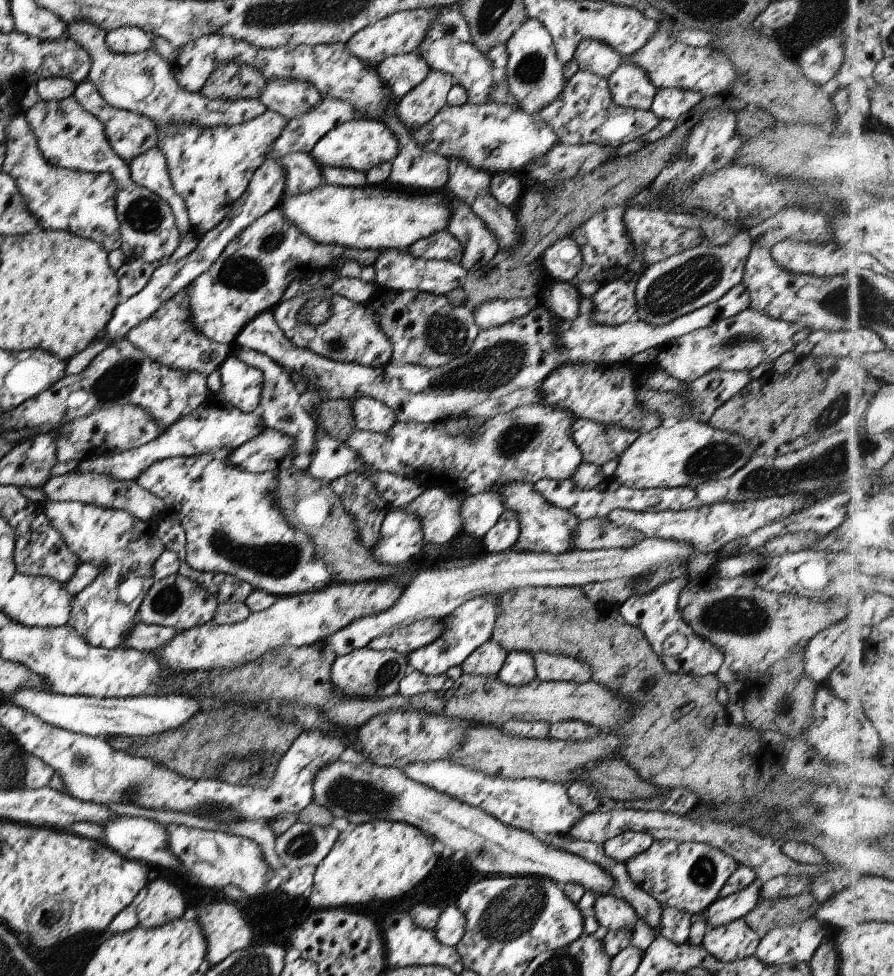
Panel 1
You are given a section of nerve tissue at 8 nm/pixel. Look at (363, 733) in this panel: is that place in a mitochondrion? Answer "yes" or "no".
no

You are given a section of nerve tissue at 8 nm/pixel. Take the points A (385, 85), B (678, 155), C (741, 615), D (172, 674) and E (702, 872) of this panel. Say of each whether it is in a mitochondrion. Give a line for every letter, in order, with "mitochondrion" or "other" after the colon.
A: other
B: other
C: mitochondrion
D: other
E: mitochondrion

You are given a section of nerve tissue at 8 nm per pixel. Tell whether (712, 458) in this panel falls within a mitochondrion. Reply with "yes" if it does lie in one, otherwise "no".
yes

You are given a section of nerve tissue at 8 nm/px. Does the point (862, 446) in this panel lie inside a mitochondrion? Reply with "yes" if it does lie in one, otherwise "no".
yes

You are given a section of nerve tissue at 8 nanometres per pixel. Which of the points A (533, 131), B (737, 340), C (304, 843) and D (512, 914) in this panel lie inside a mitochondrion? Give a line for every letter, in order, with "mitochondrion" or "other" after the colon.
A: other
B: mitochondrion
C: mitochondrion
D: mitochondrion

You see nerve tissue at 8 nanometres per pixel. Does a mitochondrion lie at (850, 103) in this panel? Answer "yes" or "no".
no

